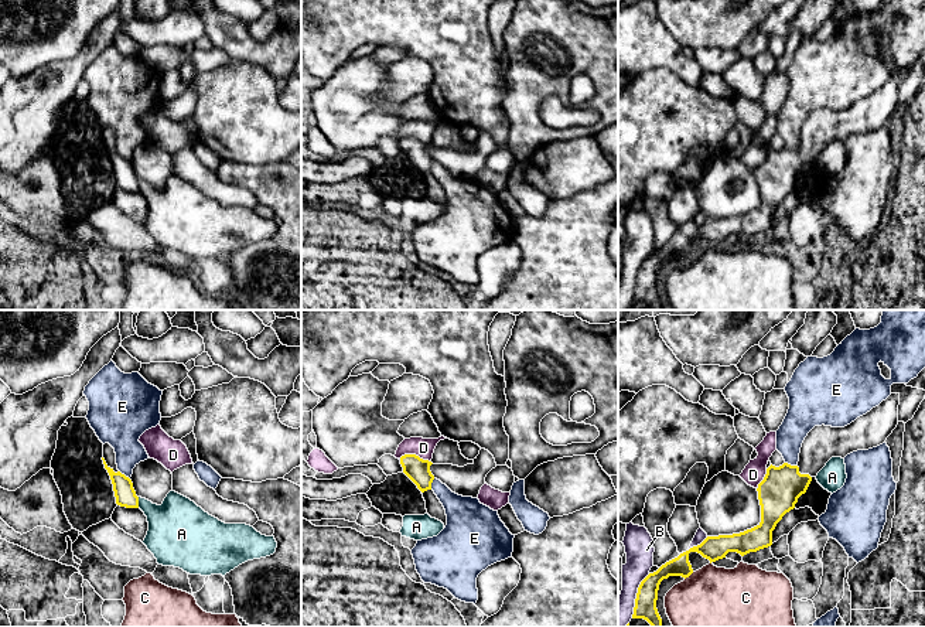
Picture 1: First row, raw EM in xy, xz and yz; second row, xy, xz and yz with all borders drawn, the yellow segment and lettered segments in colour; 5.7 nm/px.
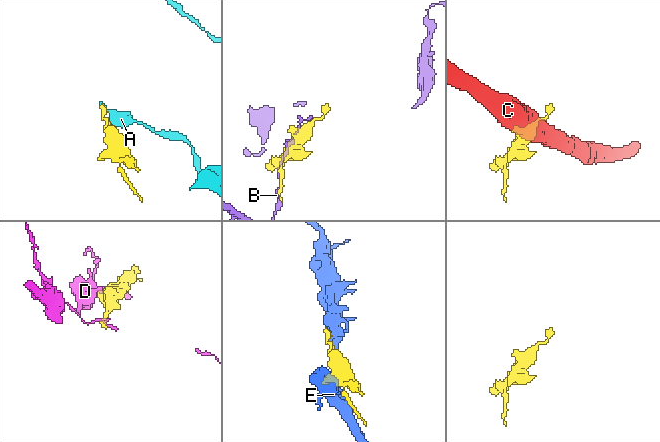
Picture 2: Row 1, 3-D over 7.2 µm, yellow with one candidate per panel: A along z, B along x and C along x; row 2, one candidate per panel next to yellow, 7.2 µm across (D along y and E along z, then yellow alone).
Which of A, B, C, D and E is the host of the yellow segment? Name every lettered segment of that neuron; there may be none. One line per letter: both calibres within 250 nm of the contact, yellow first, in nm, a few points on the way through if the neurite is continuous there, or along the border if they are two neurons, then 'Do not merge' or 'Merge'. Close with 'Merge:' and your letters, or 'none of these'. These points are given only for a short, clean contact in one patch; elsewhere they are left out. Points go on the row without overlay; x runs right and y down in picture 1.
A: Thickness 120 nm (yellow) against 300 nm. Boundary: xy (137, 180), (139, 190). Do not merge
B: Thickness 140 nm (yellow) against 70 nm. Do not merge
C: Thickness 140 nm (yellow) against 500 nm. Do not merge
D: Thickness 140 nm (yellow) against 110 nm. Do not merge
E: Thickness 240 nm (yellow) against 160 nm. Boundary: yz (785, 145), (796, 149). Do not merge
Merge: none of these

